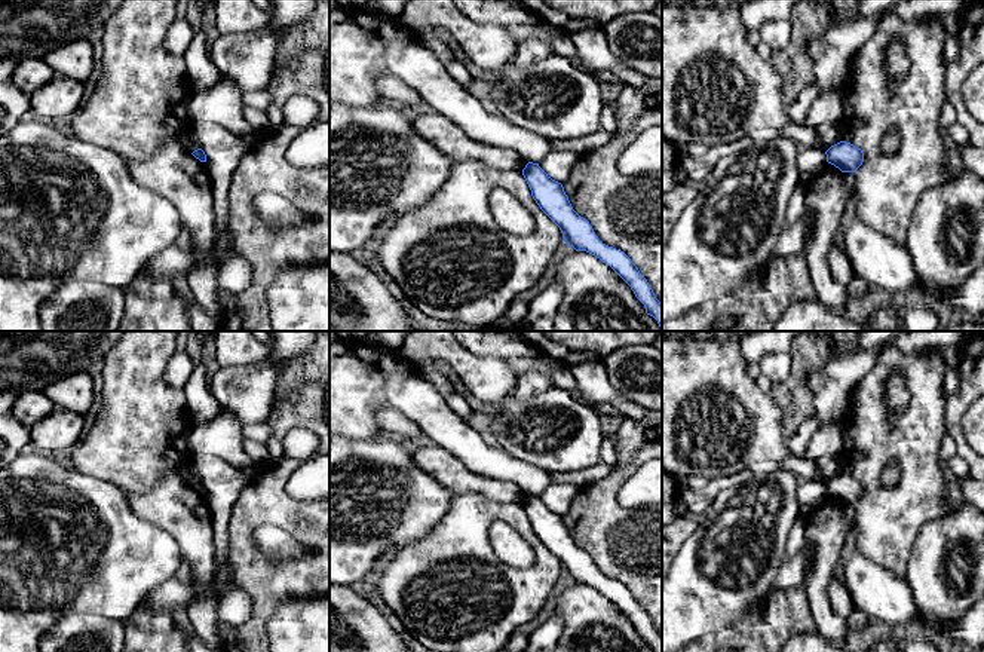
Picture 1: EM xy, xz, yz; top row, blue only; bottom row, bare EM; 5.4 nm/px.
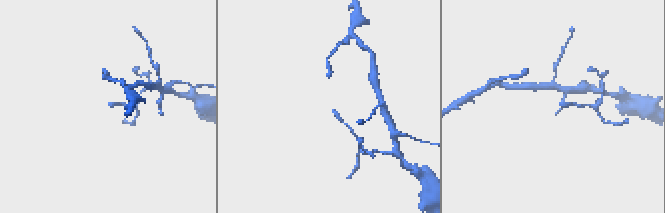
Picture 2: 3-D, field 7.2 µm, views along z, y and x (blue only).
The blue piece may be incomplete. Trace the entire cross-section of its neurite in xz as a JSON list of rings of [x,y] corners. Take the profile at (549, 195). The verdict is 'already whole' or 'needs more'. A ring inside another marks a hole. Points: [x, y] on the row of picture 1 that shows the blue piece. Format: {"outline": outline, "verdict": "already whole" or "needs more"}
{"outline": [[[528,162],[522,175],[536,203],[560,227],[564,242],[576,251],[586,251],[610,266],[644,304],[646,313],[653,316],[662,328],[662,303],[631,258],[623,251],[598,239],[589,221],[573,209],[562,184],[552,180],[539,163]]], "verdict": "already whole"}

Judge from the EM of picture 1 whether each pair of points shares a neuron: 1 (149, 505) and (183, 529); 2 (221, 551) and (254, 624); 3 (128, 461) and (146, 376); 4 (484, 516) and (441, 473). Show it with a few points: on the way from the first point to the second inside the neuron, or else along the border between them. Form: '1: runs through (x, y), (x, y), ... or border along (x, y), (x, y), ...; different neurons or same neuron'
1: runs through (158, 508), (174, 525); same neuron
2: border along (227, 522), (229, 557); different neurons
3: runs through (134, 440), (138, 434), (138, 397); same neuron
4: border along (454, 493), (480, 493), (496, 502); different neurons

